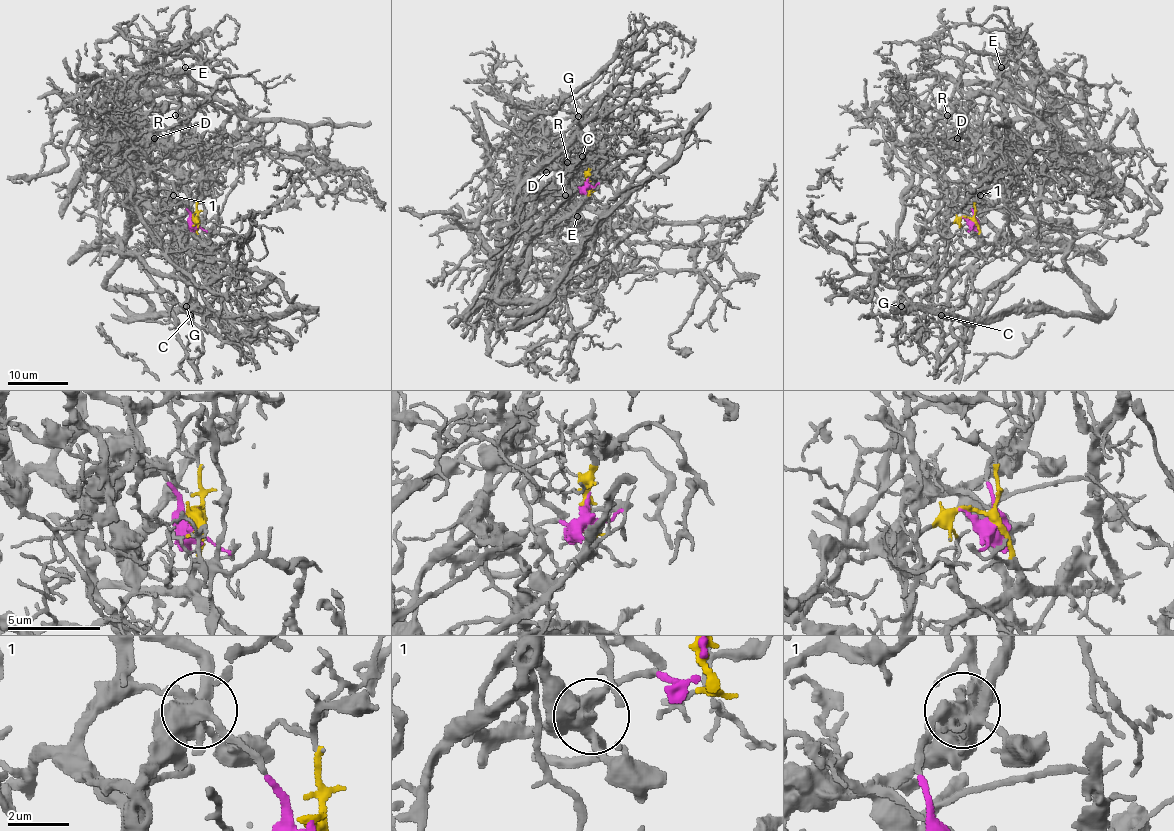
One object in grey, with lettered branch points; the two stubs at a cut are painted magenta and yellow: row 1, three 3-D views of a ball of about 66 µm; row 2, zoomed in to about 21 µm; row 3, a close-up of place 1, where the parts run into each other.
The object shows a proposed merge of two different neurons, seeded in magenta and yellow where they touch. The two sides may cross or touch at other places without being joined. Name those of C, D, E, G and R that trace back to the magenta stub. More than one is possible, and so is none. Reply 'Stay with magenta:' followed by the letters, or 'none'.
Stay with magenta: D, E

